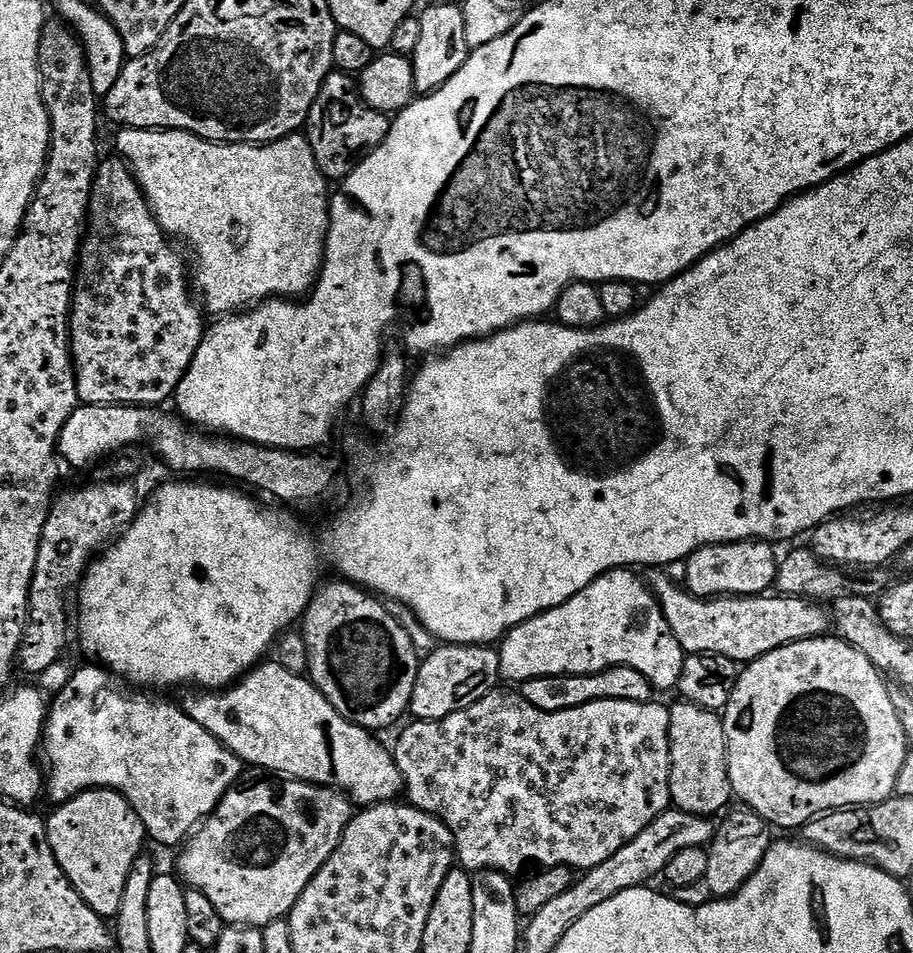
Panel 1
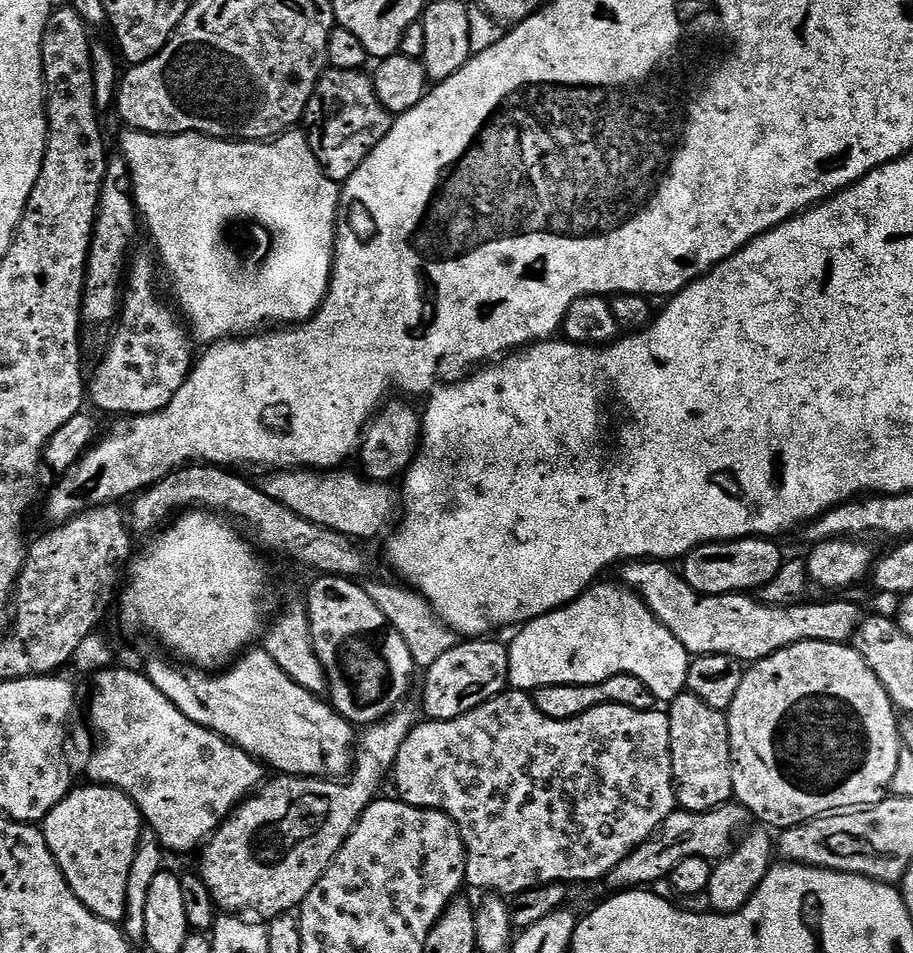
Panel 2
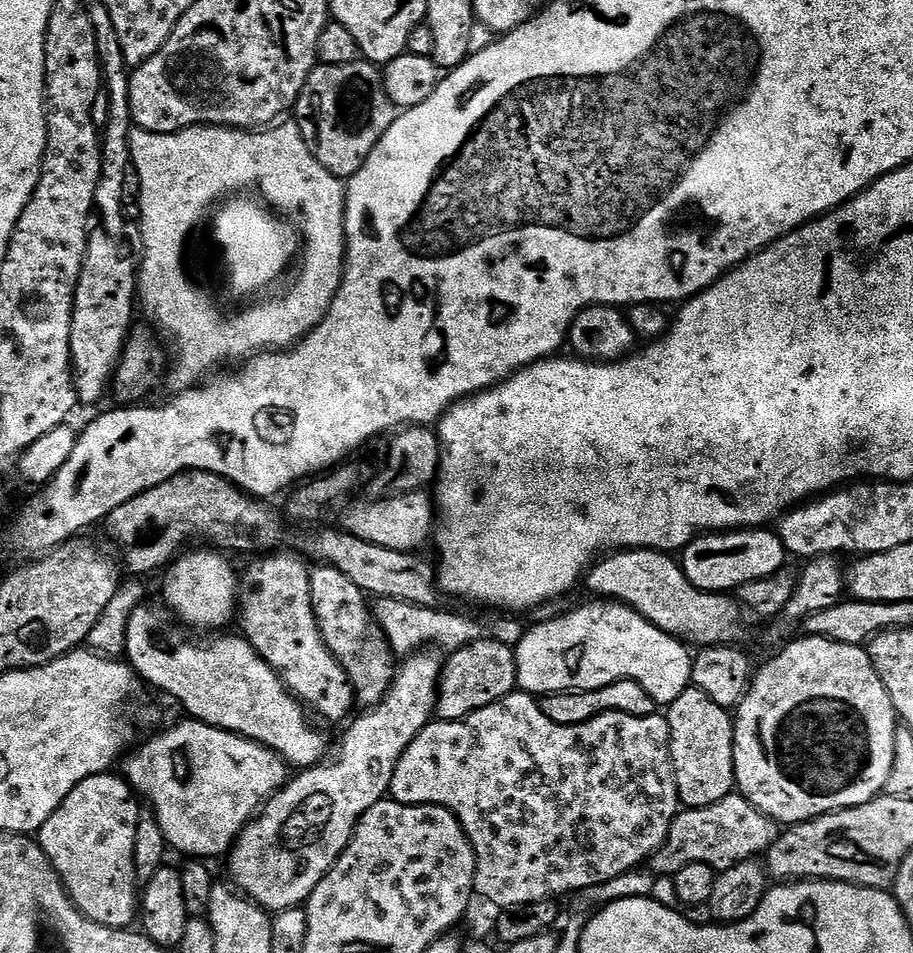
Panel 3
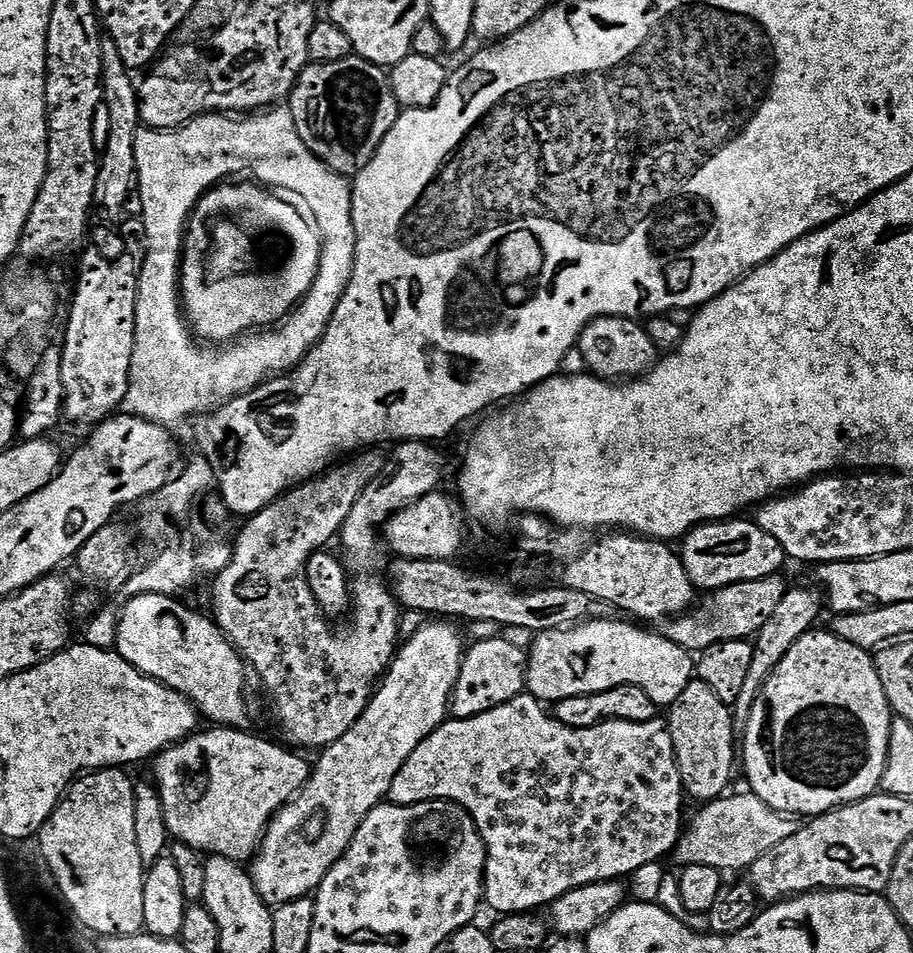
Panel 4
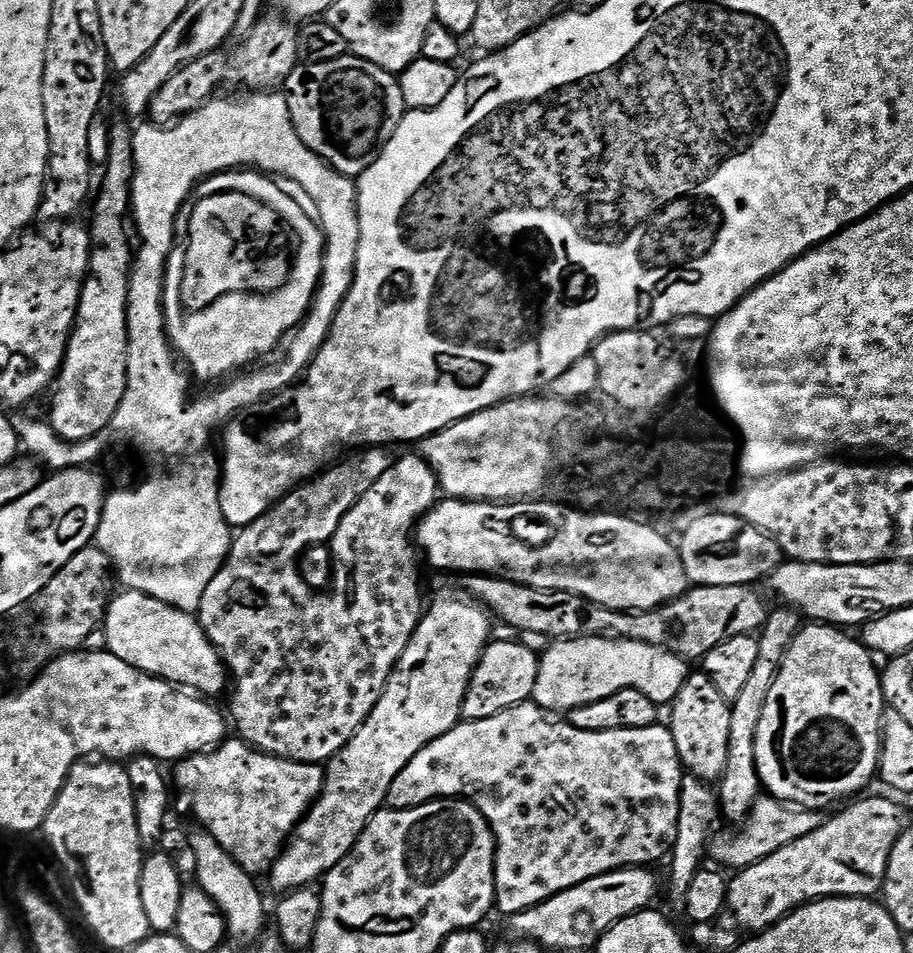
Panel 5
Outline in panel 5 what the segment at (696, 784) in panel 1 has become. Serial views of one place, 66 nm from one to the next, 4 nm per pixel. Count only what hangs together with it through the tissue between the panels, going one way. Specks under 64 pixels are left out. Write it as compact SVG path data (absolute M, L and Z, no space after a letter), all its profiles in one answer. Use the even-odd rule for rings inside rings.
M696 670L688 675L682 690L678 690L670 711L672 737L674 746L678 746L681 765L700 780L719 781L720 775L726 770L726 754L730 750L731 703L718 694L718 686L710 682L703 670Z

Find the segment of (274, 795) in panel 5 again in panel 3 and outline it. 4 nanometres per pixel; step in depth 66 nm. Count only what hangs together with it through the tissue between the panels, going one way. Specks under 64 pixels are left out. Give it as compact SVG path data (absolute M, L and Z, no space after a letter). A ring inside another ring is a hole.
M183 719L173 728L150 737L145 744L137 743L123 757L122 775L132 785L133 792L148 799L147 807L158 818L158 826L162 826L162 834L173 853L185 852L188 858L223 857L240 837L240 831L259 813L262 805L288 783L290 768L282 757L265 744L247 740L245 736L221 728L211 728L200 720Z

